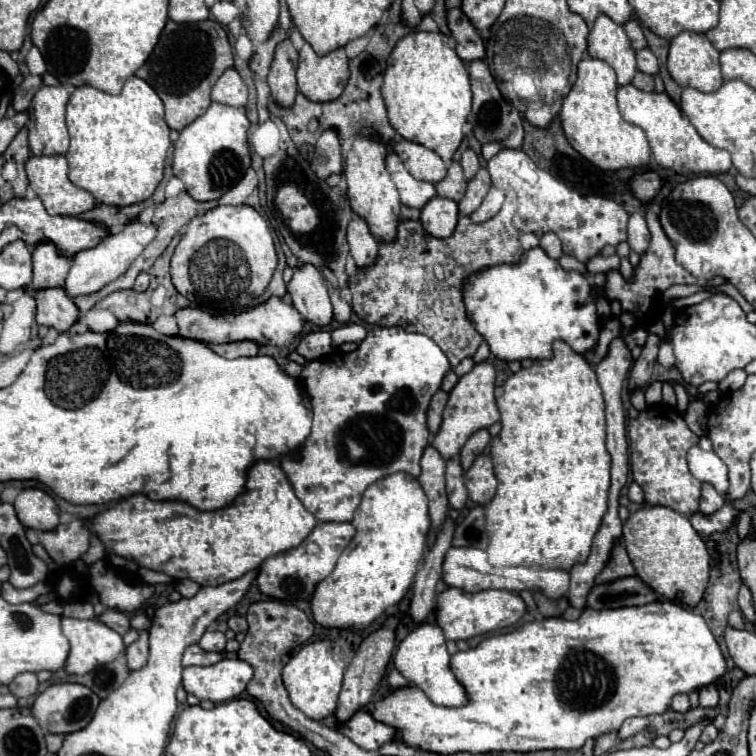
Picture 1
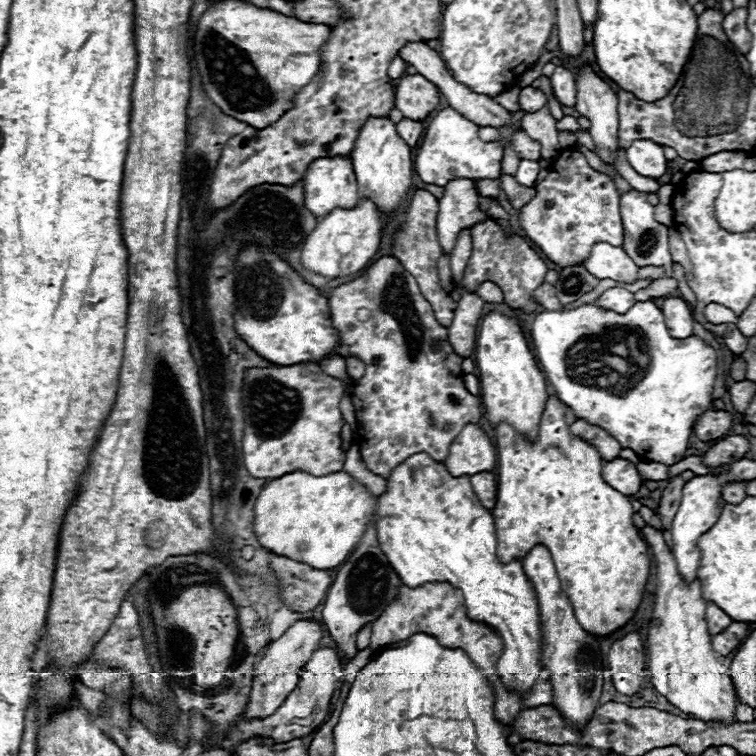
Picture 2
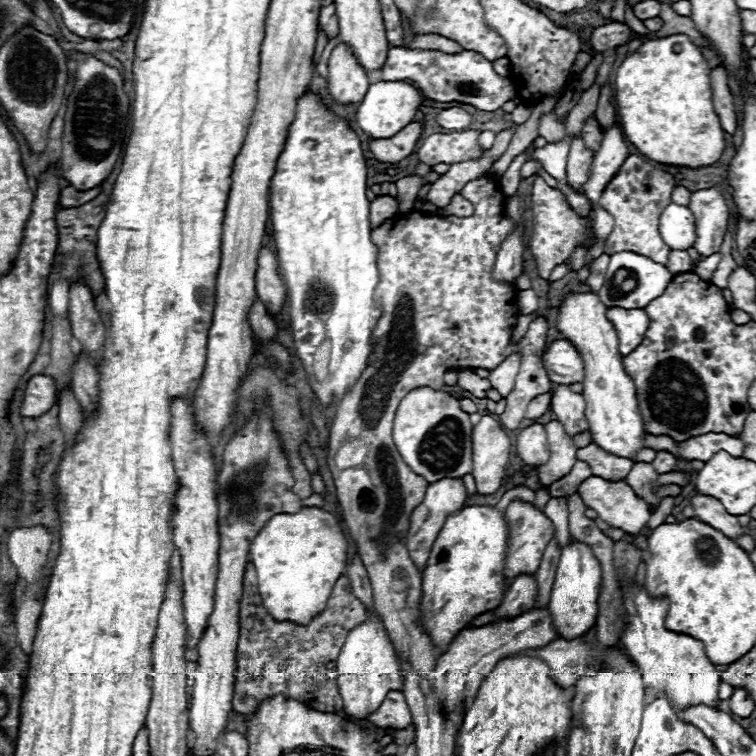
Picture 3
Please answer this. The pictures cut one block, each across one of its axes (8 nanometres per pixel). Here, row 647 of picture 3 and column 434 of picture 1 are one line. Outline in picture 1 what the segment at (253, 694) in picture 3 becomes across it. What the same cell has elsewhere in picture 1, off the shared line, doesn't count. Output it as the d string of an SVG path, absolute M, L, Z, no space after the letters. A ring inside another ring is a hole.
M514 192L506 194L508 200L504 208L490 220L482 224L474 224L468 216L458 218L458 226L450 238L434 238L426 234L422 224L418 220L400 220L398 224L398 236L392 242L380 242L380 258L370 264L358 268L354 276L348 278L348 288L352 292L352 310L364 324L378 324L378 326L402 326L408 332L420 332L432 338L440 350L450 360L450 366L456 368L464 358L474 356L478 346L482 344L482 336L474 330L474 326L468 322L462 302L462 282L488 266L494 264L516 264L520 256L524 254L520 244L520 232L512 224L514 214Z

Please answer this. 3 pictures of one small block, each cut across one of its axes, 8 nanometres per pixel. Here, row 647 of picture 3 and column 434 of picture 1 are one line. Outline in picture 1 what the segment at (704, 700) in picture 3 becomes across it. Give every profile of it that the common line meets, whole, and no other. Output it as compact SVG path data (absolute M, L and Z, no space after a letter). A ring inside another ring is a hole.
M420 624L414 632L410 632L400 646L396 648L394 654L394 668L412 684L418 686L426 692L426 696L438 704L438 706L462 706L468 702L466 692L462 684L454 678L450 672L450 654L446 650L446 640L444 632L438 624Z

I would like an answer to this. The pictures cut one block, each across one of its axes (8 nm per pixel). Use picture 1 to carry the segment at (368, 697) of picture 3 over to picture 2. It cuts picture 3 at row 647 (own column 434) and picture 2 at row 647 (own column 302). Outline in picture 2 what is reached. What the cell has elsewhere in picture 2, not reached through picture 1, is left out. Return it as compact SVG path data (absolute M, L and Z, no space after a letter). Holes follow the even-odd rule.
M430 582L430 584L422 584L418 588L408 588L408 586L400 586L400 596L398 600L392 600L380 618L376 618L372 622L372 640L370 640L370 648L374 652L390 646L390 644L396 644L400 640L408 640L410 636L418 634L418 632L424 632L428 636L434 636L438 640L440 646L444 648L460 648L466 652L466 656L470 658L472 666L482 670L486 674L486 678L492 682L494 686L494 694L496 694L496 700L494 700L494 714L496 718L510 726L516 718L516 714L522 710L520 706L520 696L514 692L514 690L508 690L502 680L500 680L500 674L496 670L496 662L500 660L502 652L504 652L504 644L502 644L502 638L500 634L482 624L482 622L474 622L468 618L466 614L466 606L464 606L464 596L458 588L450 586L448 582Z

